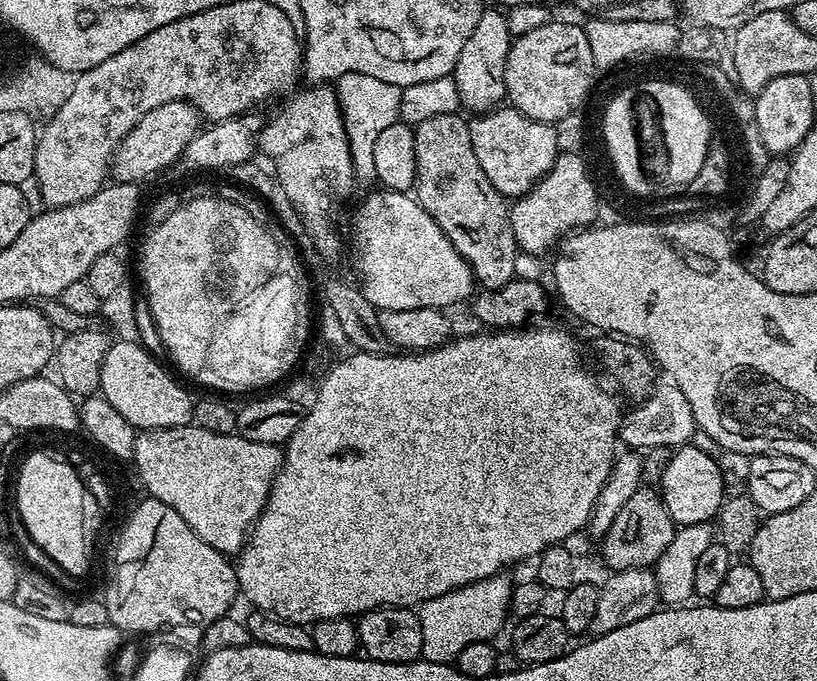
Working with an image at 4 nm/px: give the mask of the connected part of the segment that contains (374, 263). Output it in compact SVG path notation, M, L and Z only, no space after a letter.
M379 189L368 195L359 206L352 226L354 246L356 248L356 264L361 292L366 300L378 311L412 310L438 308L441 310L465 302L473 295L475 277L472 268L462 258L453 243L442 233L441 228L422 209L409 193L396 192L392 189Z

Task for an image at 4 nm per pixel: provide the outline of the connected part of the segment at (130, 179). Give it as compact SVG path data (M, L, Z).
M185 100L166 102L150 110L132 127L130 134L126 134L126 138L116 149L110 165L111 175L121 184L145 182L151 176L158 175L163 168L170 167L175 160L179 161L186 146L190 146L190 142L201 130L200 111Z

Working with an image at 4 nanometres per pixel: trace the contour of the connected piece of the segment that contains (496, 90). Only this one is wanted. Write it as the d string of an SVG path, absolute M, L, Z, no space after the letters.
M485 7L482 18L478 18L478 26L474 26L470 38L466 38L466 46L462 46L462 54L458 54L458 62L451 75L458 88L461 109L469 108L472 114L490 112L505 99L506 58L513 39L507 15L499 7Z

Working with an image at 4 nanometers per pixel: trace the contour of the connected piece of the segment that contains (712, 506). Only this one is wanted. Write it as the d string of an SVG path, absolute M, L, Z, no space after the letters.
M681 446L673 451L670 466L662 474L658 485L660 497L676 525L706 524L719 513L726 499L724 472L720 464L708 452L693 446Z

